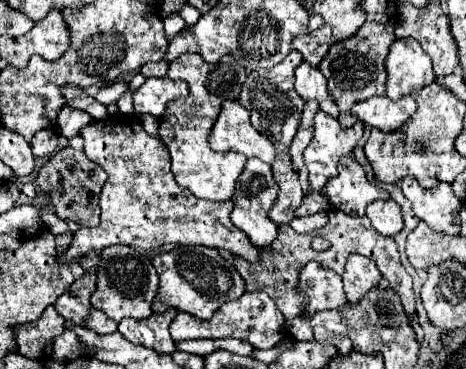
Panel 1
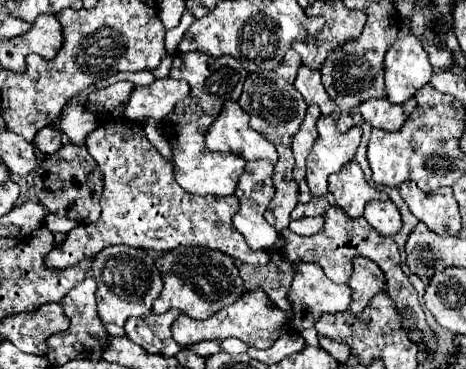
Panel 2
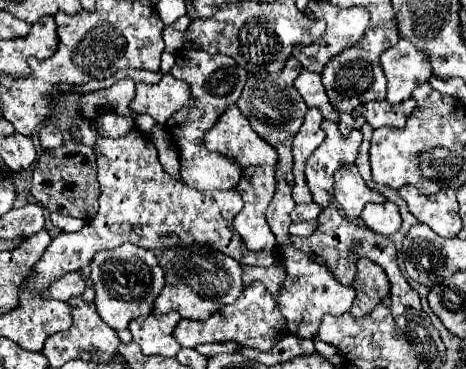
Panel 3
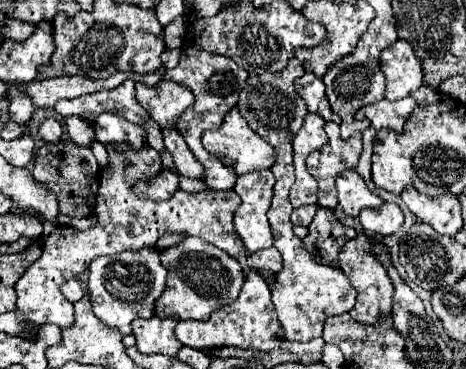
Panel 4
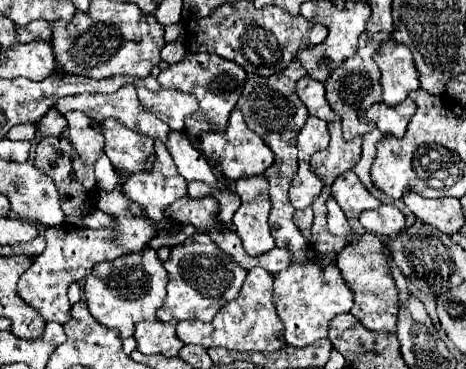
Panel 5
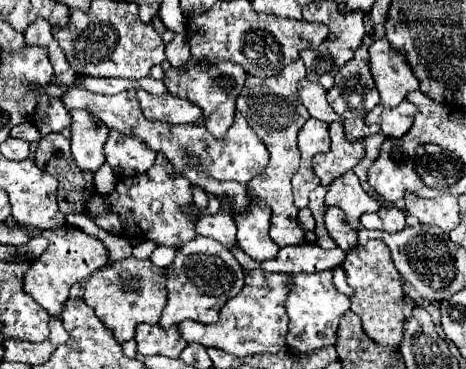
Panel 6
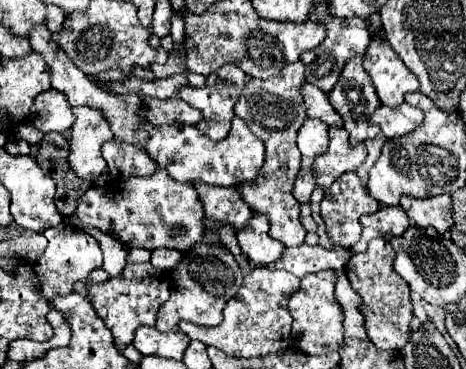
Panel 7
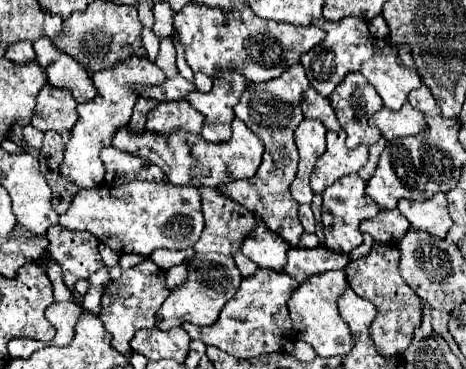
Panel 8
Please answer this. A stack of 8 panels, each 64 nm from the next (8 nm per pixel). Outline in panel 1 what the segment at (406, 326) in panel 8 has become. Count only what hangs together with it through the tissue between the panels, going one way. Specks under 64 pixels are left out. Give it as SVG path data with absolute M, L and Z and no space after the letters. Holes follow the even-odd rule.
M350 254L342 272L342 282L344 282L344 292L348 302L356 302L360 300L360 296L364 296L364 292L368 292L368 288L380 284L380 270L376 268L376 264L360 254Z

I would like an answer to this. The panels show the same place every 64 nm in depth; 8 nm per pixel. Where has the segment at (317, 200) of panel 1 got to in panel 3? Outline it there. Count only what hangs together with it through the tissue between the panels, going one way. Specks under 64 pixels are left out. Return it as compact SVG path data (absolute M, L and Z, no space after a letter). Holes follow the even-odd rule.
M310 202L310 204L296 204L296 208L290 212L292 222L304 222L304 220L314 220L318 214L324 210L324 206Z

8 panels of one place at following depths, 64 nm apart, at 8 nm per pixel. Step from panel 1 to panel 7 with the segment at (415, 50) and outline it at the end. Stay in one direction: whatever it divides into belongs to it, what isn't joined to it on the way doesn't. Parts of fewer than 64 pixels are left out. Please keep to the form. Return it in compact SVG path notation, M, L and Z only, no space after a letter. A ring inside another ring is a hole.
M382 36L370 42L364 68L370 74L384 106L394 108L404 102L404 94L418 90L416 76L404 66L396 52L392 52L392 46Z

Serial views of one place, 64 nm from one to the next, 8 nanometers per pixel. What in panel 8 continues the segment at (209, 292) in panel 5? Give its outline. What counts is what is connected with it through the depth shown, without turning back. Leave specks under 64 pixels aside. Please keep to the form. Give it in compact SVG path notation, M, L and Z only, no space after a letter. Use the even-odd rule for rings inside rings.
M194 254L188 260L188 280L174 288L166 302L156 312L156 326L160 330L170 330L174 326L180 326L184 322L196 324L196 326L210 326L218 320L220 310L224 304L236 294L238 286L242 282L242 276L234 264L232 256L226 254Z

